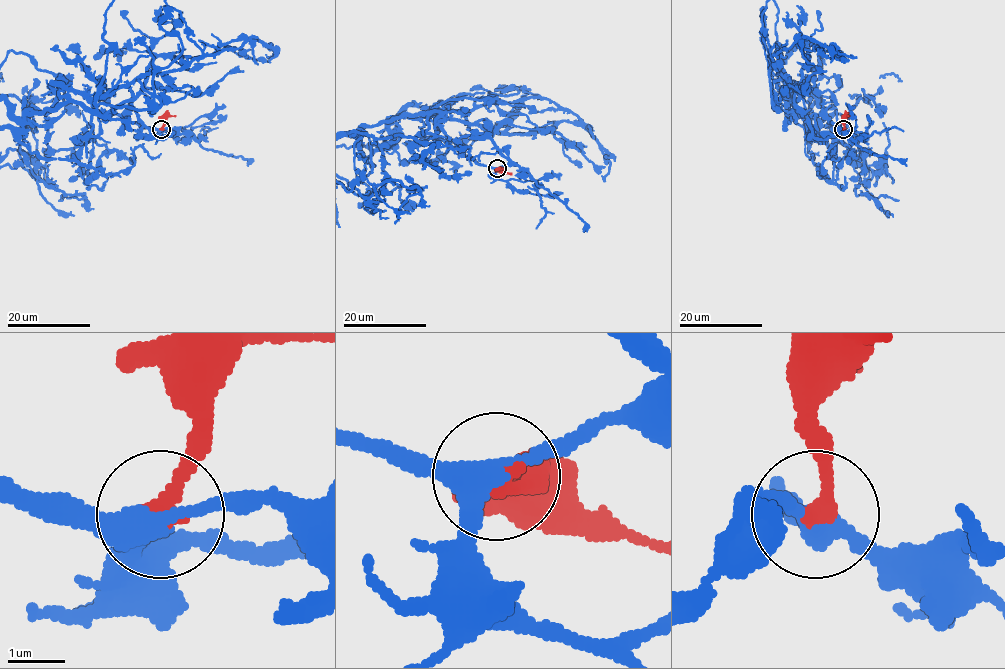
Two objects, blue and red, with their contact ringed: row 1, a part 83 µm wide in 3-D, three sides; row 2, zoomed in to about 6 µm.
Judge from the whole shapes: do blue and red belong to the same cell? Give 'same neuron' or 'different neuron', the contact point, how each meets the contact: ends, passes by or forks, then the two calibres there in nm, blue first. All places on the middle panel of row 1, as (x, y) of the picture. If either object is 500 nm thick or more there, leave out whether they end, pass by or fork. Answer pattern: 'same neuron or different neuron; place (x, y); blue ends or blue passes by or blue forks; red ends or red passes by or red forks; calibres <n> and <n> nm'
same neuron; place (497, 168); blue forks; red ends; calibres 320 and 360 nm

